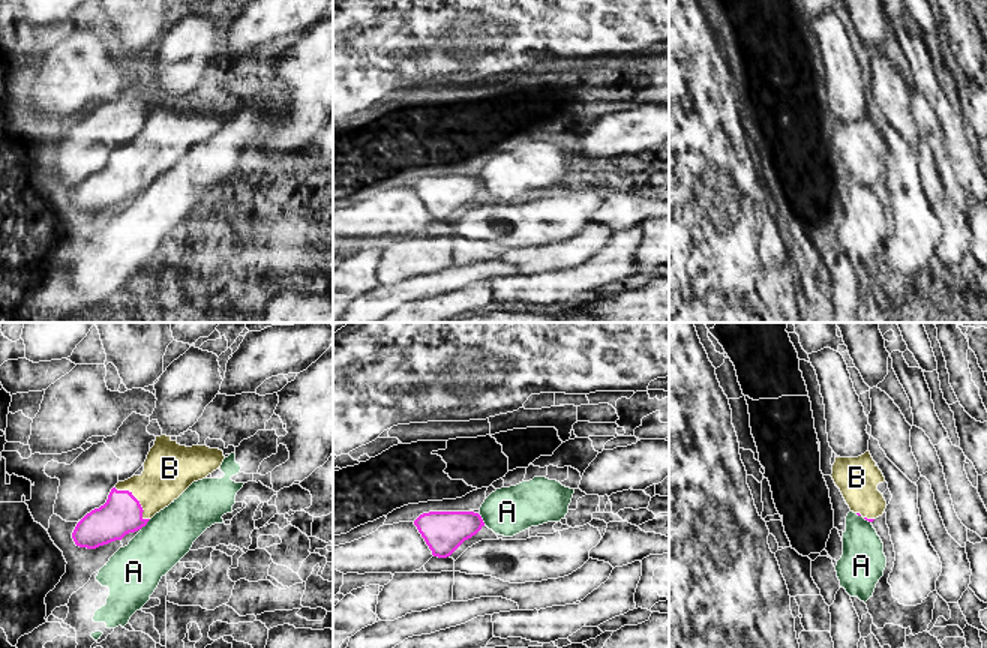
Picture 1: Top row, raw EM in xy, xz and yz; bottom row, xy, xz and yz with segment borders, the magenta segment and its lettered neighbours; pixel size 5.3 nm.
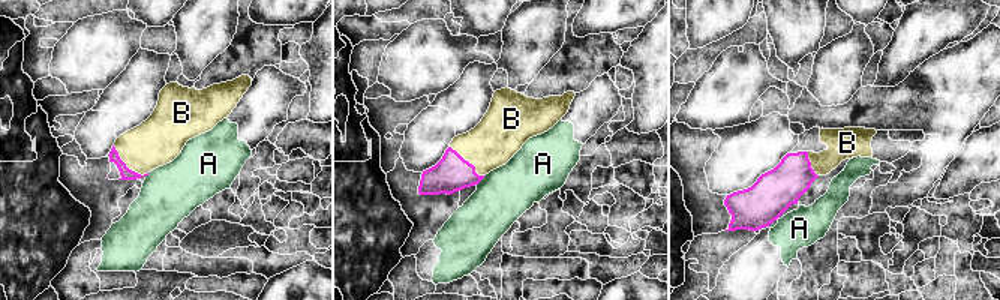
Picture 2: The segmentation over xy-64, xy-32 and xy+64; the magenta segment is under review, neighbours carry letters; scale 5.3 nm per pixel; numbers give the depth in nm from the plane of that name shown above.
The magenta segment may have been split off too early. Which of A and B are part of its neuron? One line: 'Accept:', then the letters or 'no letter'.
Accept: B

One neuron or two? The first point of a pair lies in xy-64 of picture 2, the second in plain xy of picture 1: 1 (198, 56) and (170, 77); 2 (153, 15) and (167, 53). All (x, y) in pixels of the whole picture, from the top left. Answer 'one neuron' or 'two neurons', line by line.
1: one neuron
2: two neurons

